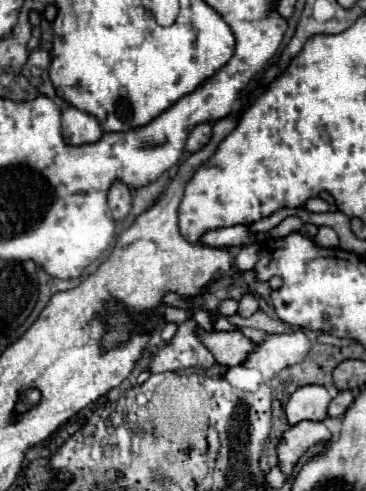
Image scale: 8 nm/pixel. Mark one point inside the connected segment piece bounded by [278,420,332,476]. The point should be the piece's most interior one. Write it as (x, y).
(295, 441)

